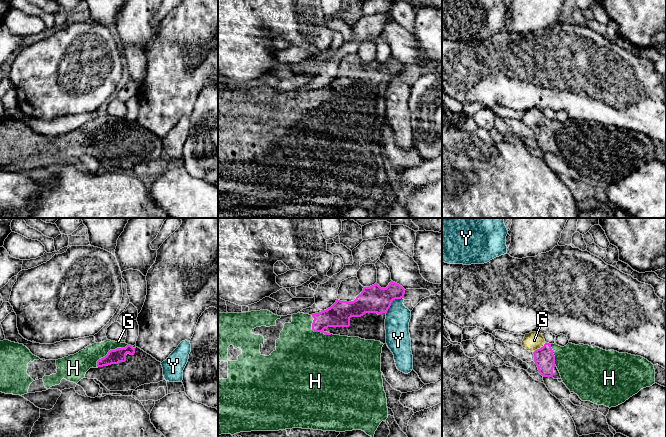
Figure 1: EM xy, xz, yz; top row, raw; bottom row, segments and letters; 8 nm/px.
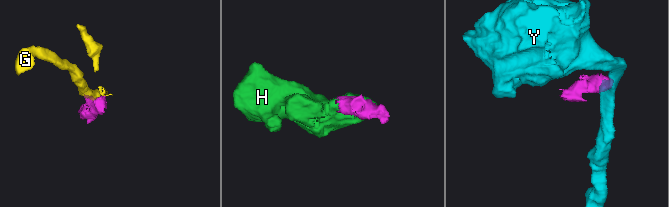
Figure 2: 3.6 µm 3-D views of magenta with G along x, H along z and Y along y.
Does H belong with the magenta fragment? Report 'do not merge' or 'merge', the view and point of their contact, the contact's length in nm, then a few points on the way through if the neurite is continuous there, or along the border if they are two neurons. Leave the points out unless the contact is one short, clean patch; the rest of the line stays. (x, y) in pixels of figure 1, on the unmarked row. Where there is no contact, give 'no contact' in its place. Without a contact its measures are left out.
merge; meets magenta in xy at (109, 127); contact 320 nm long

